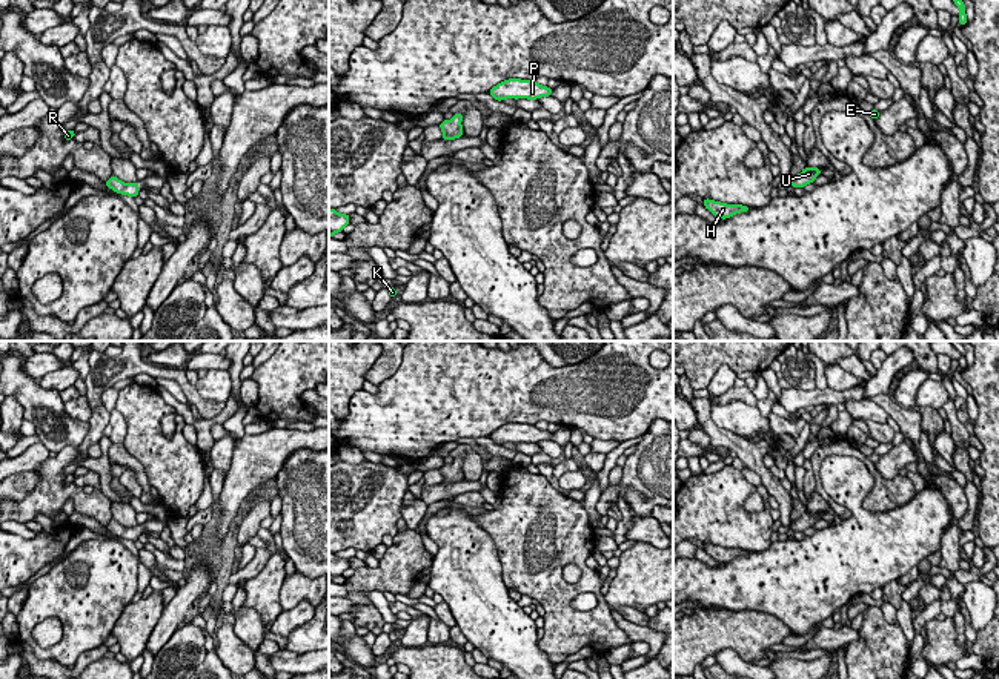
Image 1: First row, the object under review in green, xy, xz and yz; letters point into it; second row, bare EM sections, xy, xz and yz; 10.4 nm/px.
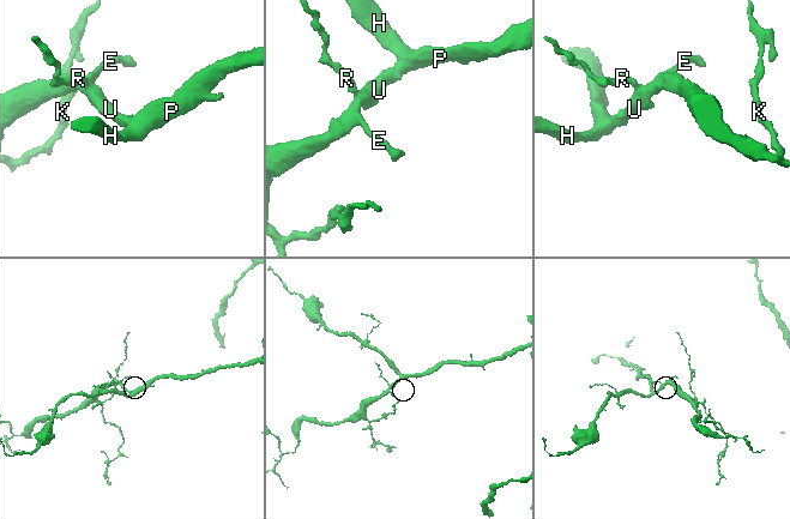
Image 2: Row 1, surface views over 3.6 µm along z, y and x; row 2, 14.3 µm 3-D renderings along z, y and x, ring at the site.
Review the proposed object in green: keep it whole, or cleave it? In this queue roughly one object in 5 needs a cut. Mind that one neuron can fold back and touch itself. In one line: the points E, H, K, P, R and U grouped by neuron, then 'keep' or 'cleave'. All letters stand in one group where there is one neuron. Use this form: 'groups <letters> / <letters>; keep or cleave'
groups E H K P R U; keep

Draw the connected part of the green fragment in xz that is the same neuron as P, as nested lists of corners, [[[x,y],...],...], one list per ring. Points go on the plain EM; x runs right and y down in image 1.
[[[519,422],[504,424],[489,435],[489,438],[498,445],[506,444],[506,442],[536,444],[539,441],[552,439],[552,436],[553,433],[547,430],[541,430],[536,426],[519,424]]]

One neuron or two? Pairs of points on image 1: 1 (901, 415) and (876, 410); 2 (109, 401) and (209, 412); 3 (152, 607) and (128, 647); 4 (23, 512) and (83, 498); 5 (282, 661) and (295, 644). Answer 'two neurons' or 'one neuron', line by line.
1: two neurons
2: two neurons
3: one neuron
4: one neuron
5: two neurons

